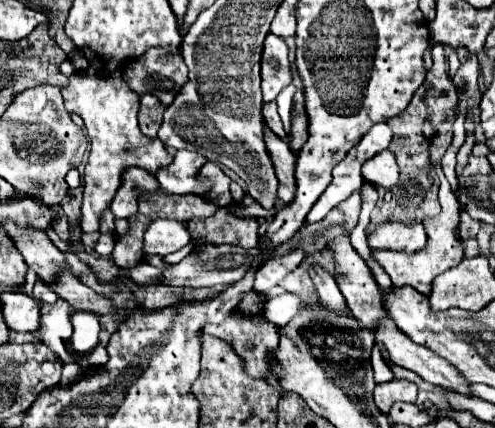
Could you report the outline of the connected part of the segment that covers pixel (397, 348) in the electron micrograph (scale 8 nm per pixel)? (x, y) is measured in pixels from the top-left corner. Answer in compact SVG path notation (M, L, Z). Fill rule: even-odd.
M383 320L379 324L379 328L375 330L375 340L377 340L377 344L383 344L387 348L389 358L391 358L393 364L403 366L403 368L419 374L423 380L427 380L427 382L431 382L435 386L441 386L447 392L455 392L455 394L463 394L463 396L473 396L471 382L463 380L463 376L459 376L459 372L455 372L455 368L451 368L451 364L447 364L447 360L443 360L441 356L435 356L435 352L415 344L413 340L407 340L407 336L403 332L399 332L399 328L395 326L393 320Z

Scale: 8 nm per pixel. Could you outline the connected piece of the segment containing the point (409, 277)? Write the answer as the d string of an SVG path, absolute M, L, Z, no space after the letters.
M435 164L435 170L439 174L441 186L439 186L439 200L441 200L441 214L433 216L433 218L423 218L423 226L427 232L427 244L423 250L407 254L407 252L395 252L395 250L373 250L371 248L371 256L377 260L377 264L389 274L389 278L393 280L393 286L411 286L417 292L421 292L423 296L431 294L431 282L437 274L457 266L463 260L463 244L455 232L457 228L457 218L459 218L459 202L455 198L455 194L451 192L451 186L441 170L441 164Z

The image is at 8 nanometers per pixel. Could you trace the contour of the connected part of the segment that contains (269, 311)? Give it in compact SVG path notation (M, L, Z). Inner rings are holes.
M293 292L269 298L265 304L265 318L275 324L287 324L299 310L299 304L301 304L301 298Z

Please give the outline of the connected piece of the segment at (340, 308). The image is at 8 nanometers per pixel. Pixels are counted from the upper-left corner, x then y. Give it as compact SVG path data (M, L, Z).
M311 264L309 274L313 278L313 284L317 288L317 294L319 294L319 300L323 304L323 308L327 308L331 312L349 314L349 308L347 308L347 304L343 300L343 294L339 292L339 286L335 284L335 278L319 264Z

